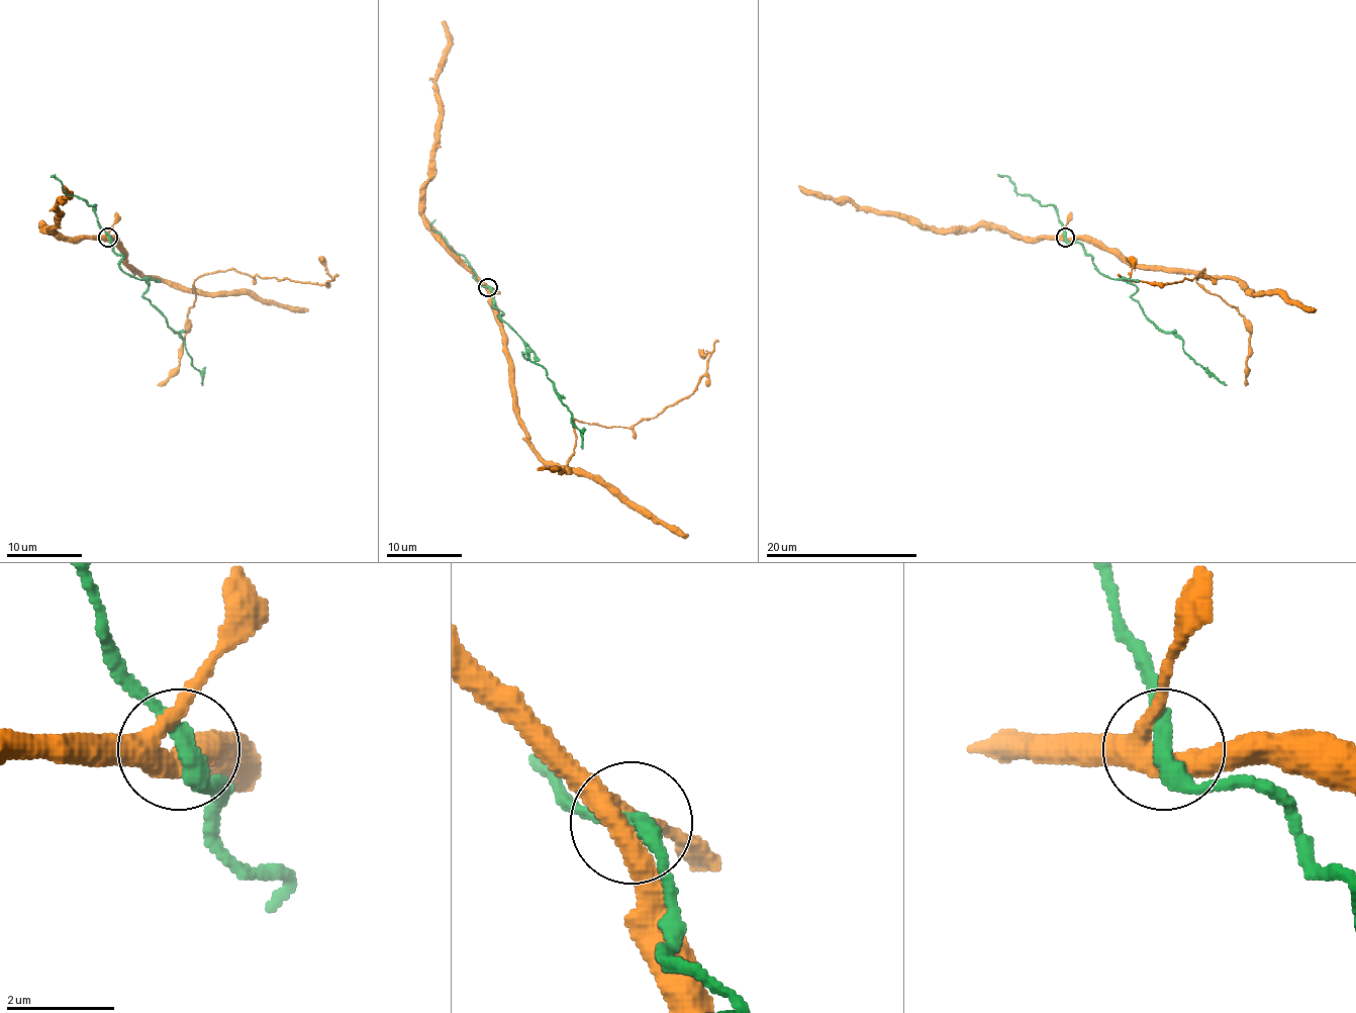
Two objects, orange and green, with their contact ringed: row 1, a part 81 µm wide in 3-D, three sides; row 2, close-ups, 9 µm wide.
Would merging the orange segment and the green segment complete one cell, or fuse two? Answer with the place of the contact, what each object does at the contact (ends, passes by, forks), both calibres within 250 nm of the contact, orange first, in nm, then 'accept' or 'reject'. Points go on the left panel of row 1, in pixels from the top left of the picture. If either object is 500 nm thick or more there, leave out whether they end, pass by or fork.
(108, 238) | orange forks | green passes by | 360/320 nm | reject

